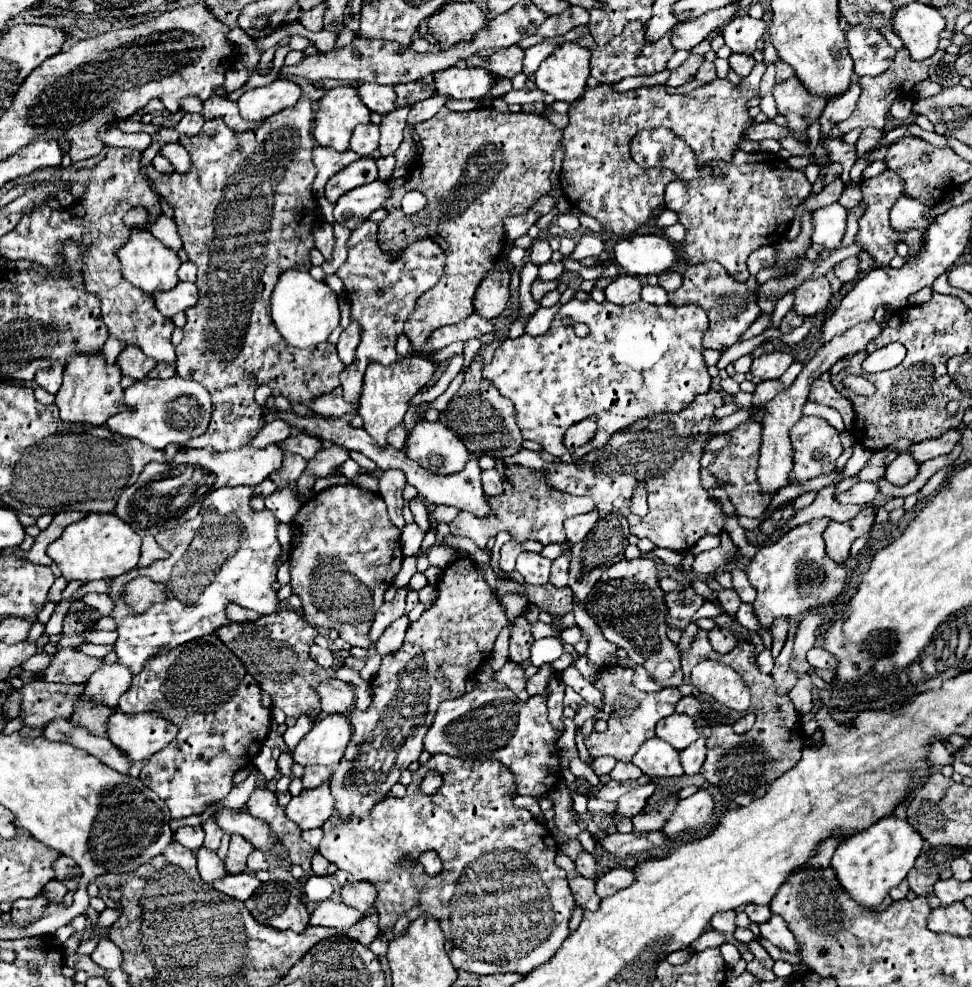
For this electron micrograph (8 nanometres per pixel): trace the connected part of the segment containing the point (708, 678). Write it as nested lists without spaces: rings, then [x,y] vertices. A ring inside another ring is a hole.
[[[702,662],[692,670],[692,684],[736,712],[746,712],[750,706],[750,692],[740,676],[726,664]]]

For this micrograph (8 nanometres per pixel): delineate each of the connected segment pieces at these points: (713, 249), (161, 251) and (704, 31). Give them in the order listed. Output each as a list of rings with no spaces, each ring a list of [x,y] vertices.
[[[666,128],[640,130],[630,142],[630,154],[638,166],[670,168],[678,176],[676,182],[666,186],[664,206],[676,212],[678,222],[686,228],[686,238],[678,246],[680,254],[690,264],[716,260],[738,282],[748,280],[746,260],[754,250],[786,238],[798,204],[812,190],[800,170],[792,170],[784,159],[769,152],[738,150],[731,162],[714,160],[702,168],[692,148]]]
[[[134,228],[130,234],[130,240],[120,250],[120,262],[122,262],[122,274],[128,282],[132,282],[136,288],[144,290],[146,294],[152,294],[154,290],[172,290],[178,284],[178,268],[180,258],[174,250],[164,246],[158,238],[154,238],[148,230]]]
[[[728,4],[724,8],[712,10],[700,18],[692,18],[686,22],[678,22],[672,28],[672,46],[674,50],[690,50],[700,44],[704,38],[708,38],[710,32],[714,32],[716,28],[728,24],[736,14],[740,12],[738,4]]]

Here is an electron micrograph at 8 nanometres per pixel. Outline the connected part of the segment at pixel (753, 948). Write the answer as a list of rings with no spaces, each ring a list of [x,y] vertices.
[[[754,940],[754,942],[750,942],[750,944],[746,944],[746,948],[754,954],[754,958],[756,958],[756,960],[766,968],[766,970],[772,970],[774,960],[770,958],[770,954],[768,954],[768,952],[766,952],[766,950],[756,942],[756,940]]]

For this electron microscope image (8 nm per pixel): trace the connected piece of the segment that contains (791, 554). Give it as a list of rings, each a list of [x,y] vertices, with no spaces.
[[[826,518],[812,520],[810,524],[802,524],[790,530],[786,536],[782,536],[782,540],[778,540],[776,544],[760,548],[750,560],[746,574],[756,590],[756,600],[752,606],[760,628],[770,630],[772,622],[778,616],[784,618],[798,616],[802,612],[834,602],[836,596],[842,594],[846,570],[842,564],[830,560],[824,550],[822,532],[826,530],[828,524],[830,520]]]

